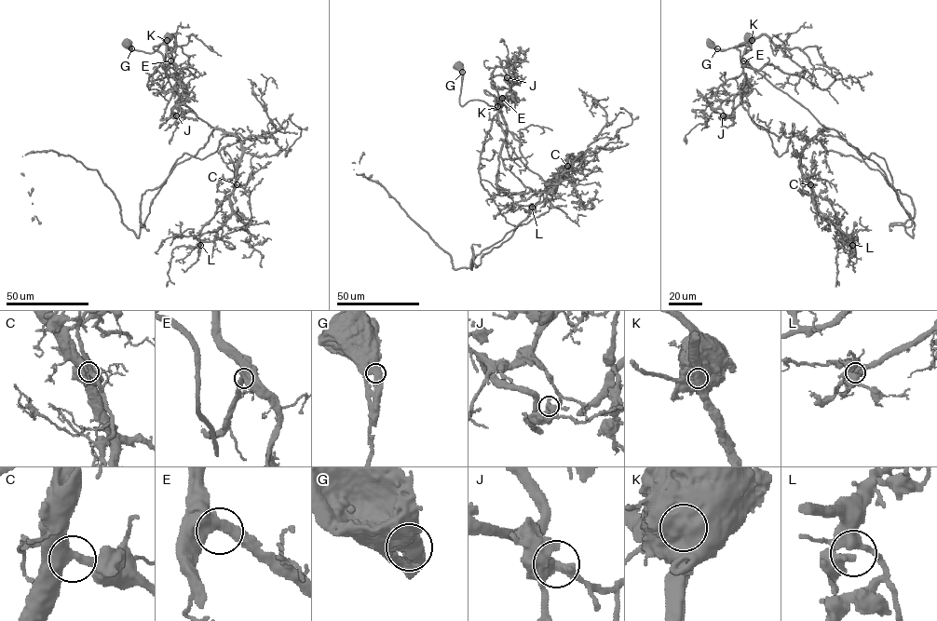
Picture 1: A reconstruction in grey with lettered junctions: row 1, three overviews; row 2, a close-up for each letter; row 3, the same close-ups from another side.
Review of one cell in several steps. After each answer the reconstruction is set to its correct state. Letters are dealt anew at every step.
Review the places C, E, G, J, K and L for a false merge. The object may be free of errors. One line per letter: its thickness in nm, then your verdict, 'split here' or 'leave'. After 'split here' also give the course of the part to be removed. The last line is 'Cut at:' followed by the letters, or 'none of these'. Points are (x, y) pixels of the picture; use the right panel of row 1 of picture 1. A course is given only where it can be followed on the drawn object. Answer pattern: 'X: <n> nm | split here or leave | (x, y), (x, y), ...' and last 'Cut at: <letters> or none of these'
C: 500 nm | leave
E: 550 nm | leave
G: 650 nm | leave
J: 500 nm | leave
K: 1250 nm | split here | (752, 40), (742, 59), (753, 68), (773, 65), (821, 88), (826, 89), (836, 79), (866, 75), (870, 71)
L: 400 nm | leave
Cut at: K

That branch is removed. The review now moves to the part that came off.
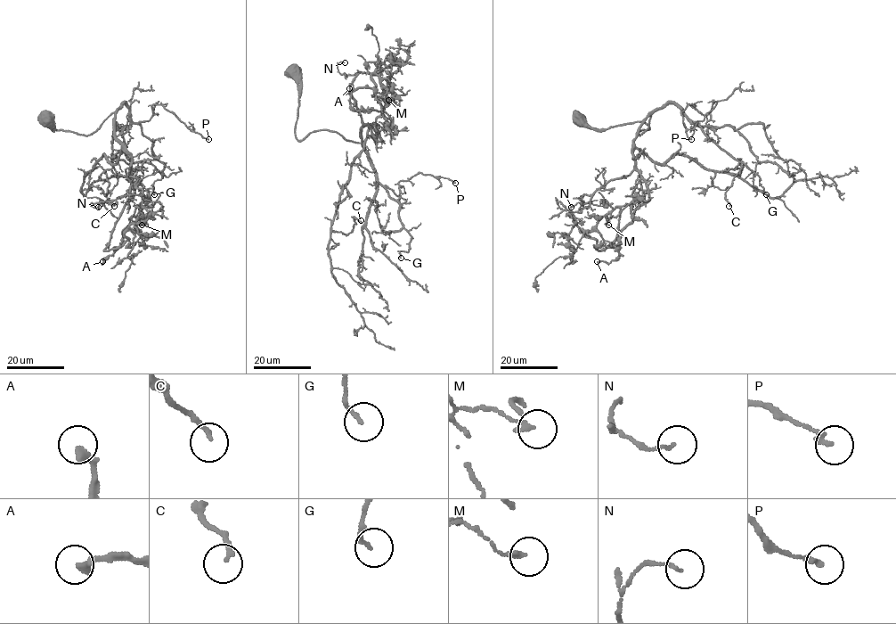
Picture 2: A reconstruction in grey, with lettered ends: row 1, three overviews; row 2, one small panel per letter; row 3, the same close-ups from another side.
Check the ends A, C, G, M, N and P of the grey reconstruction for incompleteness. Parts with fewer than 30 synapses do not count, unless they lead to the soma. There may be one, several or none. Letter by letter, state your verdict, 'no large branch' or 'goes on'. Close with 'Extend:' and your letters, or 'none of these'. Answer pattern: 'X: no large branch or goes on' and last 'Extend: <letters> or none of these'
A: no large branch
C: no large branch
G: no large branch
M: no large branch
N: no large branch
P: no large branch
Extend: none of these

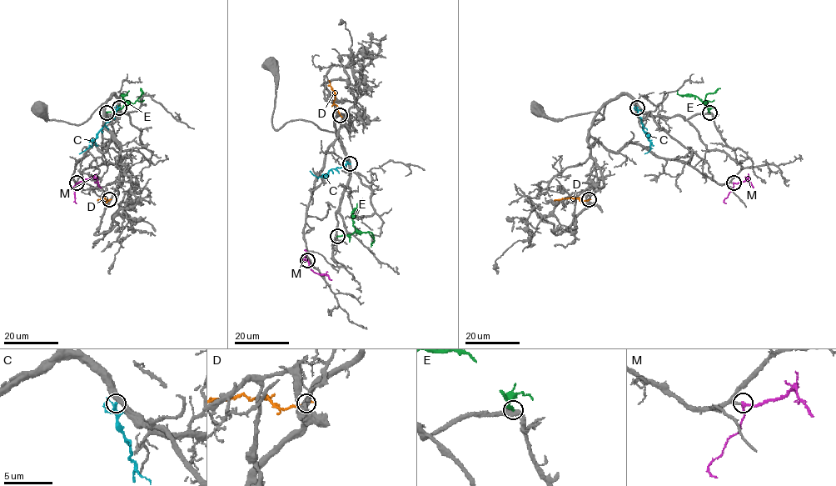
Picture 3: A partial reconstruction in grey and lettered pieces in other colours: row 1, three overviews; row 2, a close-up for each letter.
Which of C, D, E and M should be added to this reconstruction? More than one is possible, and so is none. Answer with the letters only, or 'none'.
M

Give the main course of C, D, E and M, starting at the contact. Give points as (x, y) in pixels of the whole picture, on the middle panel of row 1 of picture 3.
C: (350, 163), (331, 168), (323, 177), (315, 176), (310, 171)
D: (340, 115), (333, 102), (335, 93), (329, 80)
E: (336, 236), (370, 232), (374, 235), (370, 247)
M: (307, 260), (314, 272), (326, 274), (331, 279)

